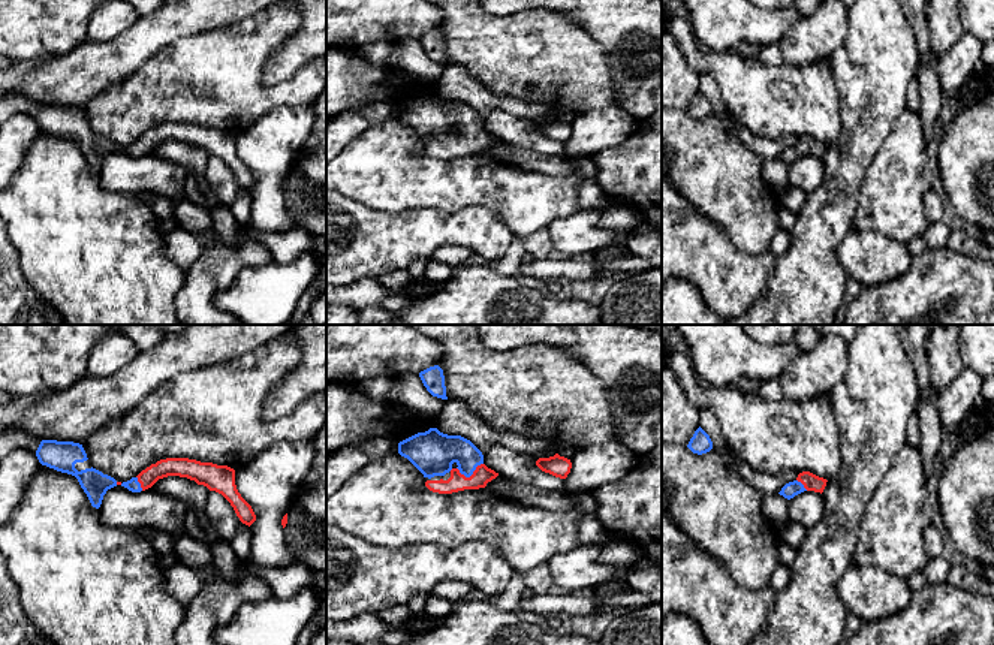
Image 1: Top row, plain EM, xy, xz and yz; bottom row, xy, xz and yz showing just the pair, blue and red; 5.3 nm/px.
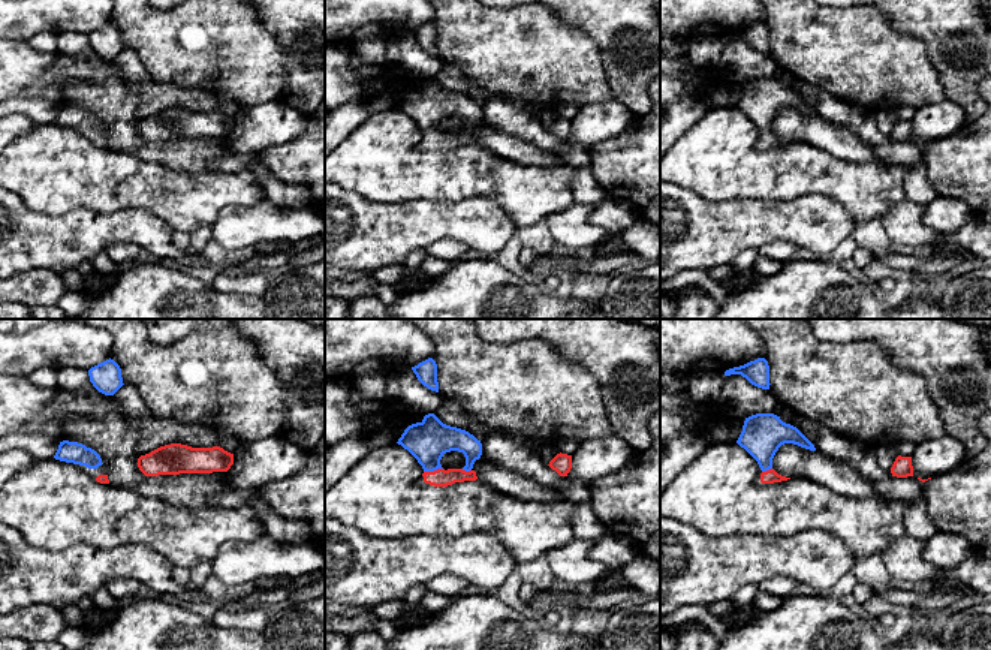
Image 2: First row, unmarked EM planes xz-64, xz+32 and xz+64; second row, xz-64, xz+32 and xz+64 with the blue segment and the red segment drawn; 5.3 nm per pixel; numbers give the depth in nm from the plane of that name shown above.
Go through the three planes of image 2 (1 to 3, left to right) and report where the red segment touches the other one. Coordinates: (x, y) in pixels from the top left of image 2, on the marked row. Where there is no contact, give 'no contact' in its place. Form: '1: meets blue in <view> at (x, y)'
1: no contact
2: meets blue in xz+32 at (433, 471)
3: meets blue in xz+64 at (767, 469)

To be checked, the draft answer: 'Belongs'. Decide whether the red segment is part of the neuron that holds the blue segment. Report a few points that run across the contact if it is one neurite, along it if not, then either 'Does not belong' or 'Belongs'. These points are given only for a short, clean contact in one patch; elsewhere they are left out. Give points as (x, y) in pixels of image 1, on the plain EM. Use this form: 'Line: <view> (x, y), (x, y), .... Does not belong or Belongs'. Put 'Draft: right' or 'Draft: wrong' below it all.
Line: xz (431, 117), (452, 117), (470, 139), (482, 139). Belongs
Draft: right

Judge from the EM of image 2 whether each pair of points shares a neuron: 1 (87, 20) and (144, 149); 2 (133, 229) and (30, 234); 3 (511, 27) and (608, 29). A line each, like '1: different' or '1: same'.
1: different
2: same
3: different

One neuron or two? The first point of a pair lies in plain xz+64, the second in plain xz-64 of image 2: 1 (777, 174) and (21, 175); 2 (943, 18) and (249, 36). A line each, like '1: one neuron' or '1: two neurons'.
1: one neuron
2: two neurons

